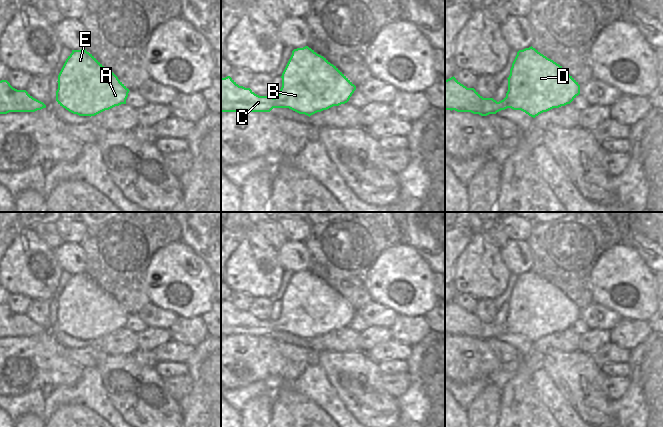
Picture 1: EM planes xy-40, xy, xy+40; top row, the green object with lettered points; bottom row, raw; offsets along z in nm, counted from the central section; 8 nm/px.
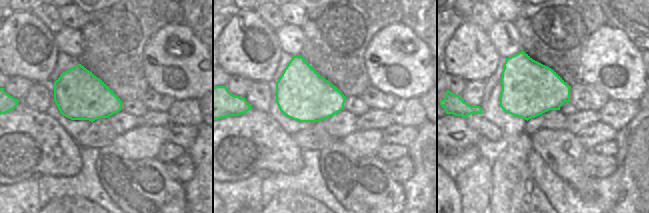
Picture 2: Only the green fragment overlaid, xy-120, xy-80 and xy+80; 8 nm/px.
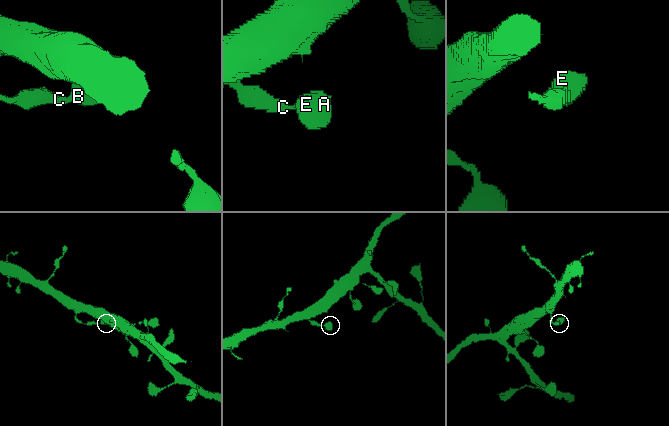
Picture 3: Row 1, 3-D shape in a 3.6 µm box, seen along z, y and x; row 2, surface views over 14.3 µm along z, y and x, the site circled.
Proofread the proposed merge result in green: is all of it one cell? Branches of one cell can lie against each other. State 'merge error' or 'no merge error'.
no merge error

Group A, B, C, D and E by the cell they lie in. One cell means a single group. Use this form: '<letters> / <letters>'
A B C D E

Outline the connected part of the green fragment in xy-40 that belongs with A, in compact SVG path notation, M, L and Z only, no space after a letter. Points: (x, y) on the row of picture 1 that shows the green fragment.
M85 48L72 50L57 82L56 101L79 116L95 116L126 104L130 91Z

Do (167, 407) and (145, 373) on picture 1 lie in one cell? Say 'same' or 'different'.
same

